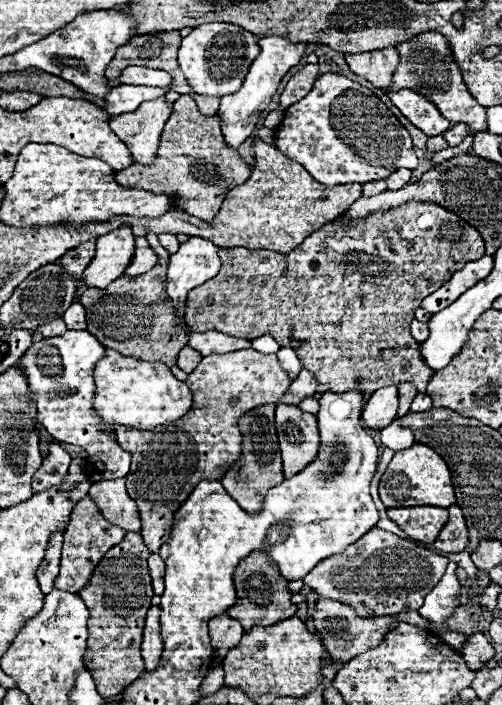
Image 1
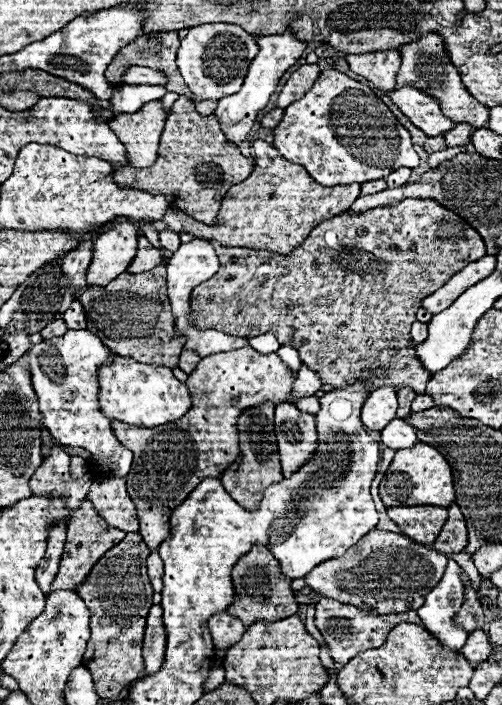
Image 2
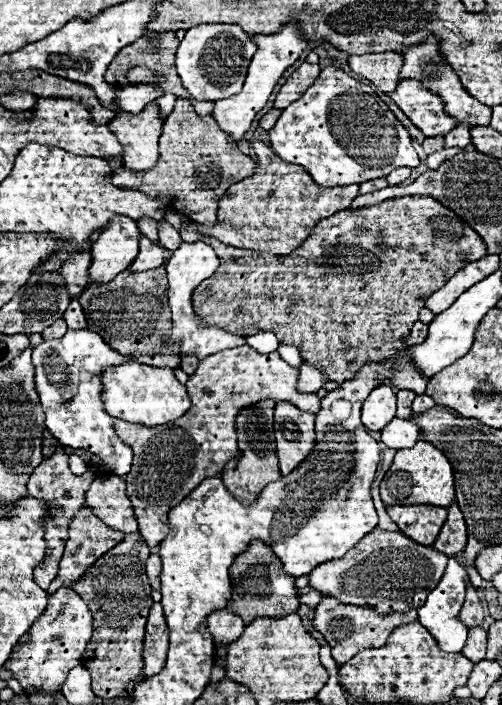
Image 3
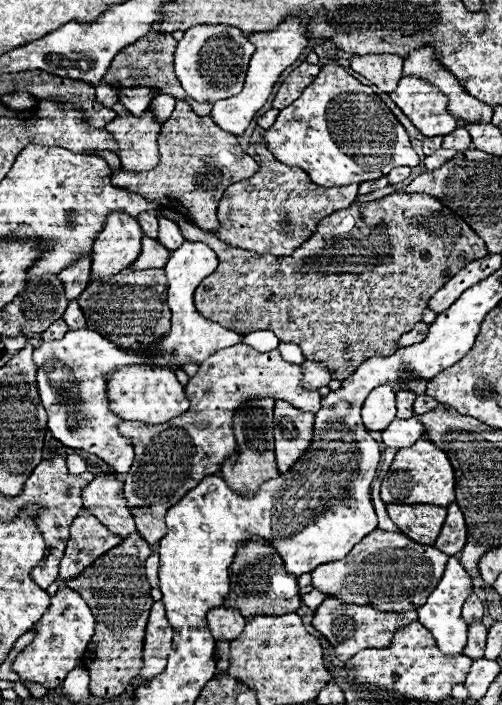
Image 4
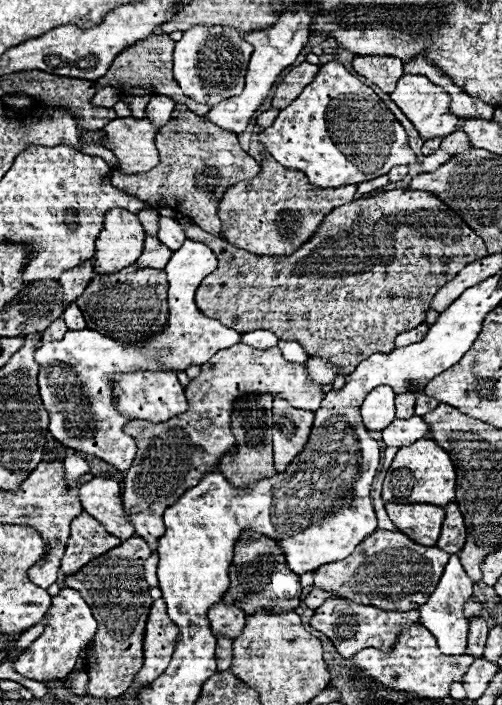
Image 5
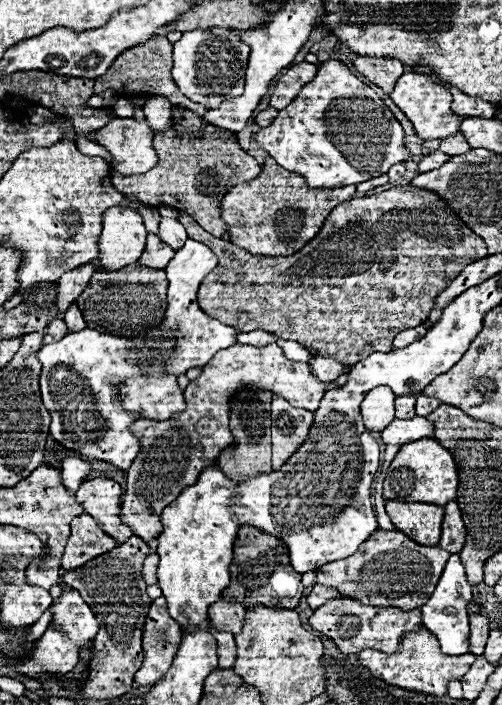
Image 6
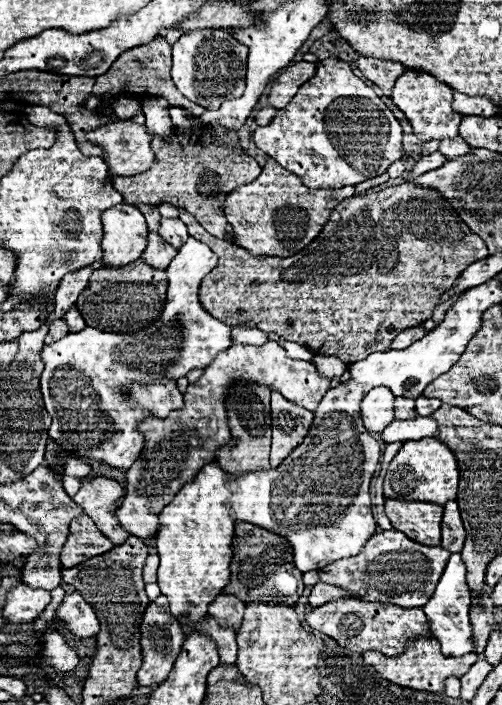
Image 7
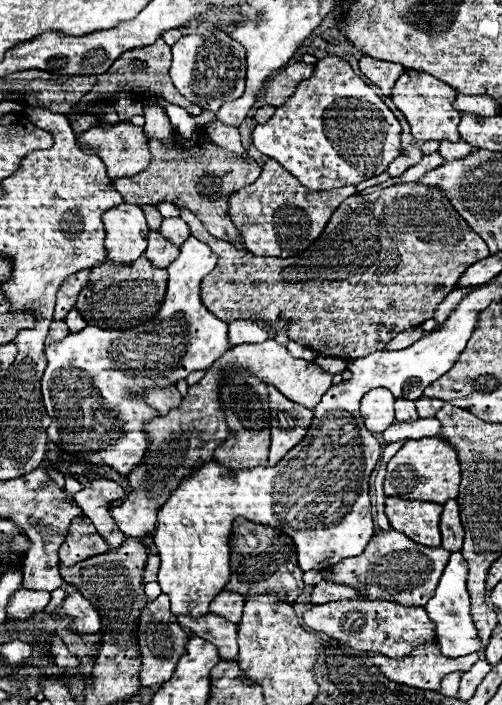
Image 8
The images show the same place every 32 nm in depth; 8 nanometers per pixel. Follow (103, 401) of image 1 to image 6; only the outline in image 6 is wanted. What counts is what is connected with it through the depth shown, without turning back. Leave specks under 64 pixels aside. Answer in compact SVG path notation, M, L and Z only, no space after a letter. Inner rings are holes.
M140 374L140 376L130 376L118 386L118 396L122 402L122 408L126 412L136 412L140 418L148 420L166 420L176 412L182 412L186 408L184 402L184 392L180 390L176 376L172 374L160 374L160 376L150 376L150 374Z

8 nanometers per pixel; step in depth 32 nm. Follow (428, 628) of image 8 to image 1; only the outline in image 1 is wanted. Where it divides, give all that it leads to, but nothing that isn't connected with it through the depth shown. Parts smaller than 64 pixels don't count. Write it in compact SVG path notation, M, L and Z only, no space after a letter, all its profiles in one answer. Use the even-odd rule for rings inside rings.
M320 598L314 606L312 612L312 622L314 628L320 632L326 650L332 652L334 658L338 658L340 662L348 662L348 658L354 658L356 654L360 654L360 650L368 650L368 646L376 646L380 642L380 638L388 632L388 626L392 624L392 620L396 622L408 622L412 626L420 626L420 628L428 628L428 620L420 616L420 612L412 610L412 612L404 612L404 614L396 614L396 616L380 616L380 618L360 618L356 616L356 610L348 604L330 600L330 598Z

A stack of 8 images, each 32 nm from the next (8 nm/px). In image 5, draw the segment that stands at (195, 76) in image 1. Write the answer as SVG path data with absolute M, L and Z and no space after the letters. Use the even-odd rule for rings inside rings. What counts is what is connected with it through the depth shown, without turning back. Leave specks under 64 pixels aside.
M194 26L184 32L174 50L174 78L192 100L214 106L220 100L238 96L244 88L244 76L252 46L232 26Z

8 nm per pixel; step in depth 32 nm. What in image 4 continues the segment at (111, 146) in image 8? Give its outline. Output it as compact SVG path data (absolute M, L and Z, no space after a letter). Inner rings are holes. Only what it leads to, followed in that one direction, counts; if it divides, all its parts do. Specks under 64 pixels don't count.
M148 108L142 116L118 116L108 126L110 134L116 138L120 150L118 156L122 160L122 168L128 172L144 172L152 170L158 162L158 134L160 122L156 122L156 114Z

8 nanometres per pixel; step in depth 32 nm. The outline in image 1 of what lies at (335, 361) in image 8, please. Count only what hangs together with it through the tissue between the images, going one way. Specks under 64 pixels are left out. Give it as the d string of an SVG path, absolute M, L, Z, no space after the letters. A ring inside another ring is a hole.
M302 370L300 376L290 384L288 392L276 402L278 406L280 404L290 404L290 406L298 406L304 398L310 398L316 394L316 386L318 382L314 380L314 376L308 372L308 370Z

